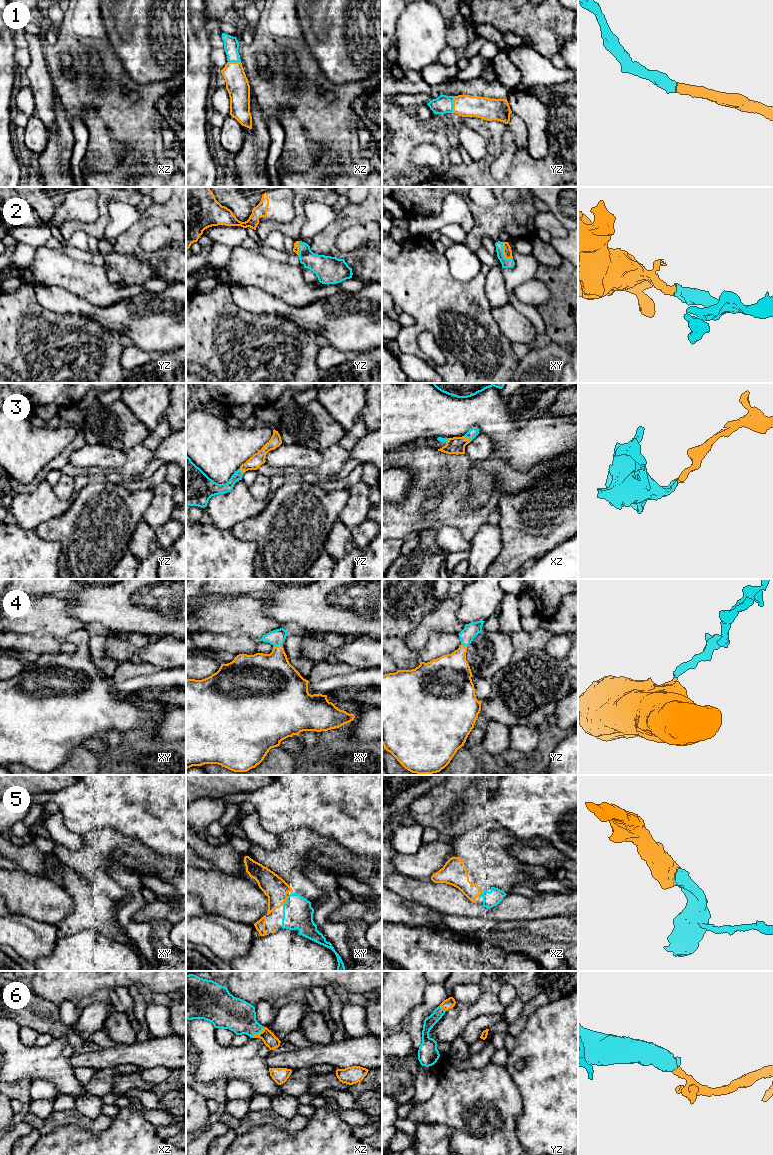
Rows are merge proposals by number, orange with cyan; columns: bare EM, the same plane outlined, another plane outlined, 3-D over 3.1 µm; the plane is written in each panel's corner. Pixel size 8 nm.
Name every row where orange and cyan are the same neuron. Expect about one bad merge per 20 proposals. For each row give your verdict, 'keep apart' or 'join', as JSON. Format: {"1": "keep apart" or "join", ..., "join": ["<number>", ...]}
{"1": "join", "2": "join", "3": "join", "4": "join", "5": "join", "6": "join", "join": ["1", "2", "3", "4", "5", "6"]}

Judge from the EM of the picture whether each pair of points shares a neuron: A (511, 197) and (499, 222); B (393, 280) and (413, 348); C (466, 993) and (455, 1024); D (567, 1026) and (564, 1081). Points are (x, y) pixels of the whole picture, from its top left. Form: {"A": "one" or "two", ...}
{"A": "two", "B": "one", "C": "two", "D": "one"}

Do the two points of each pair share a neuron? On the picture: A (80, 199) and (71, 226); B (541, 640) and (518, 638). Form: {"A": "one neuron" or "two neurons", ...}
{"A": "two neurons", "B": "one neuron"}

